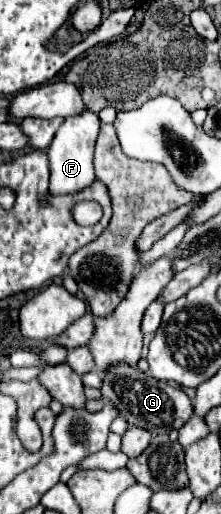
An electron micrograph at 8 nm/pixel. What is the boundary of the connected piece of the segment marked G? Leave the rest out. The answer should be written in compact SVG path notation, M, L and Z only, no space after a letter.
M114 364L112 368L108 368L108 372L102 378L100 392L108 402L112 402L118 408L120 416L130 426L144 428L152 434L168 434L170 430L178 430L186 424L186 420L192 414L192 402L182 392L182 388L156 380L150 374L140 372L136 366L128 364Z

